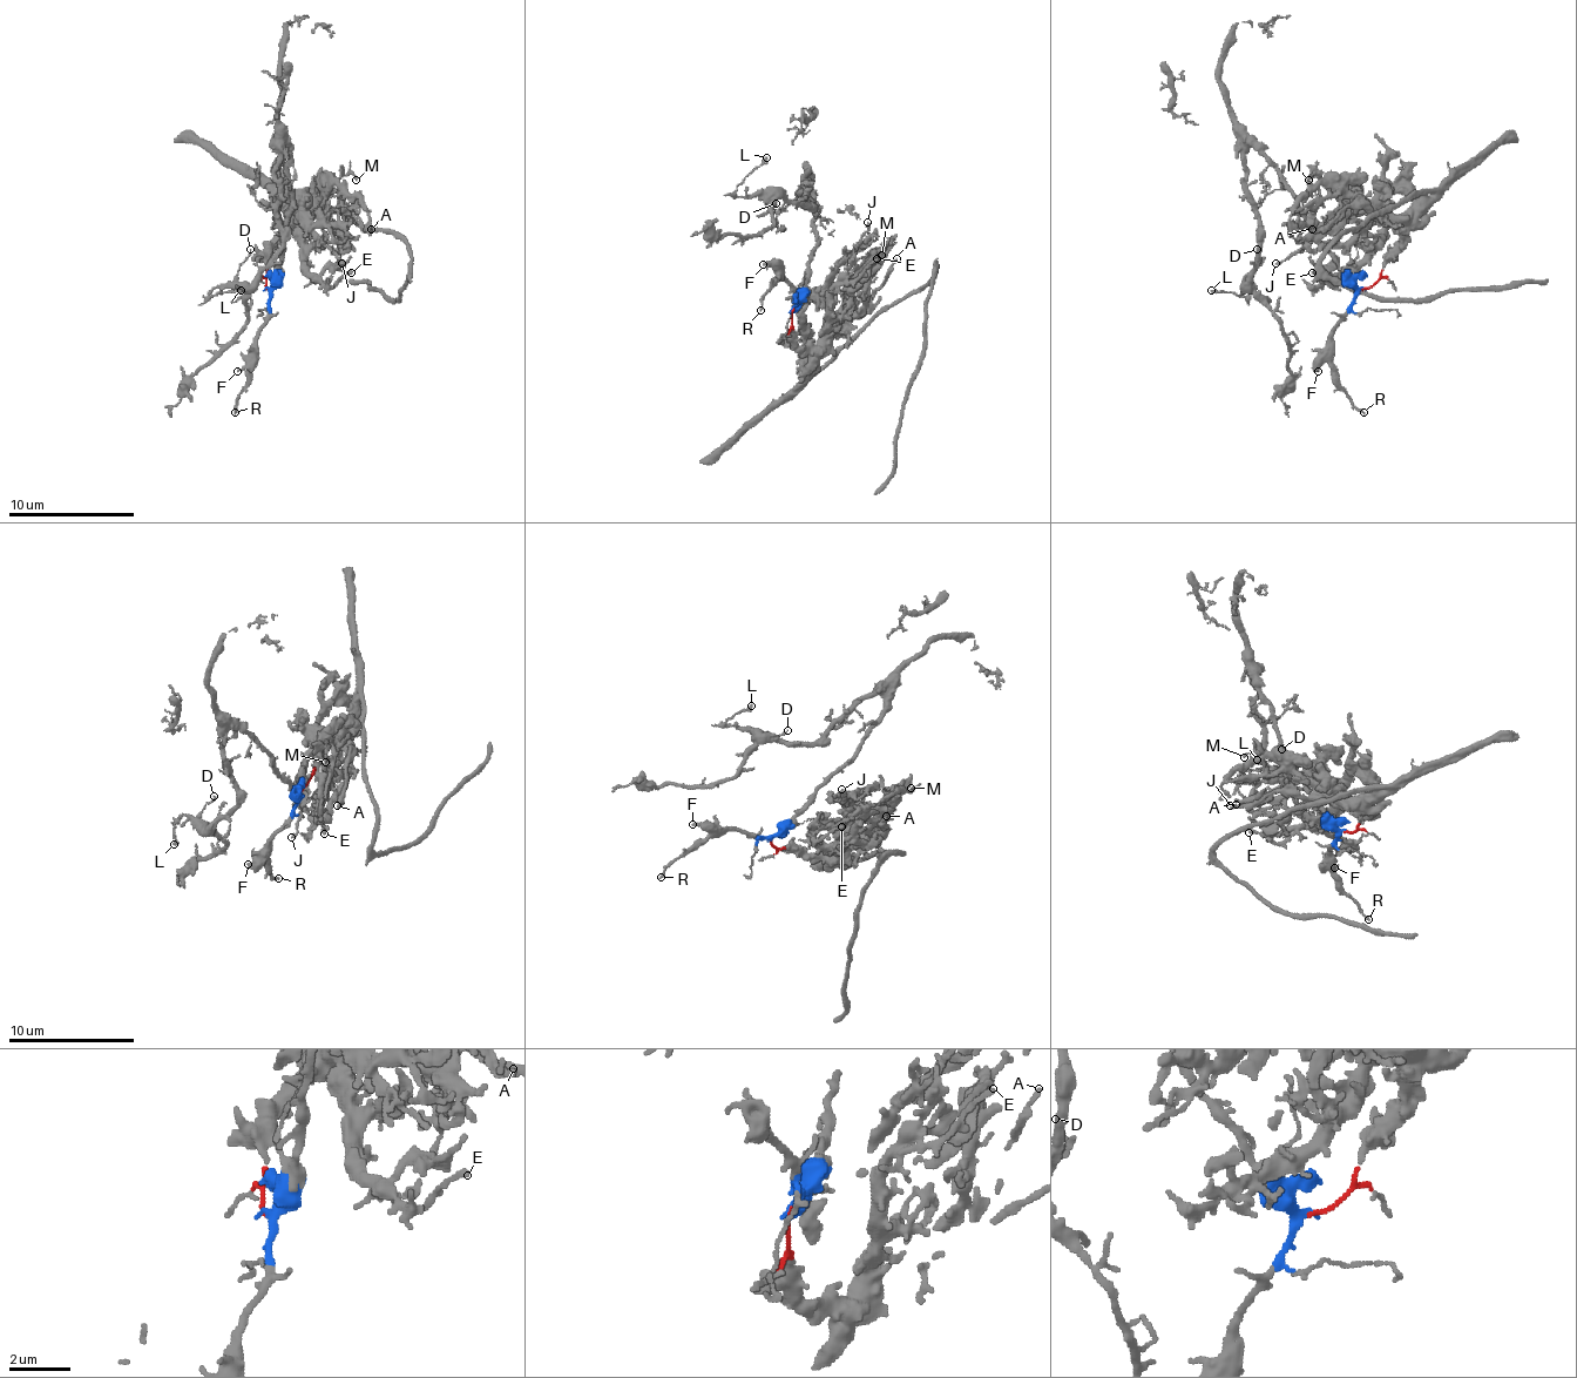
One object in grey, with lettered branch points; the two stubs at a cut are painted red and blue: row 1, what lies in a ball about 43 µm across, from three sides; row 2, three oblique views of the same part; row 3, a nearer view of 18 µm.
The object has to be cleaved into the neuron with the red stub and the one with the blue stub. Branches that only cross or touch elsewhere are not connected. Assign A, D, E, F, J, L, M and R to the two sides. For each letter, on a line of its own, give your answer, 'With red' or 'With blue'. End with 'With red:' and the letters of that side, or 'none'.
A: With red
D: With blue
E: With red
F: With blue
J: With red
L: With blue
M: With red
R: With blue
With red: A, E, J, M

